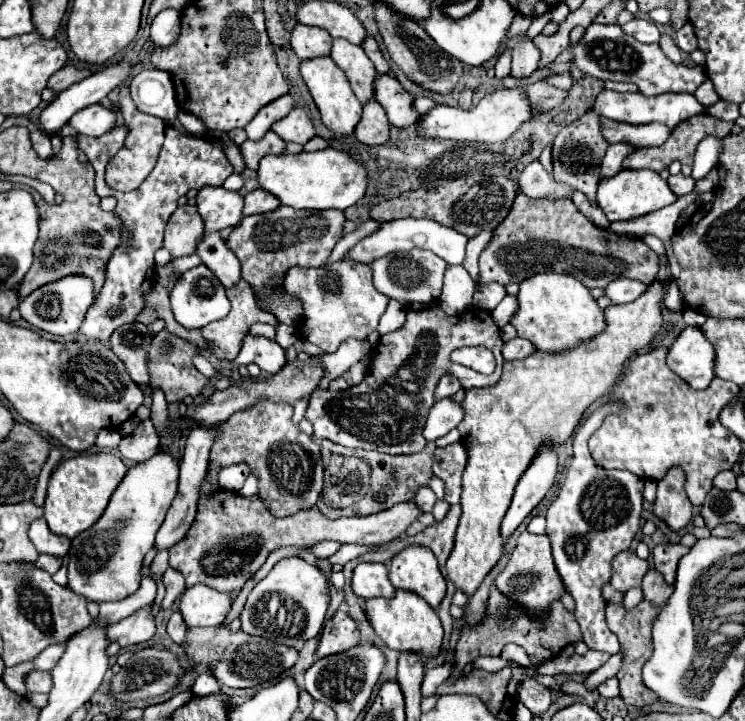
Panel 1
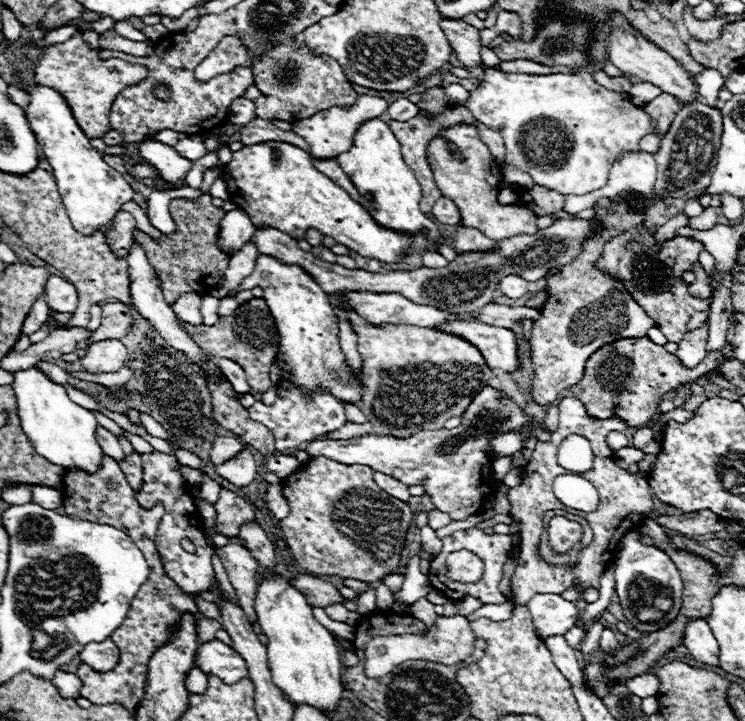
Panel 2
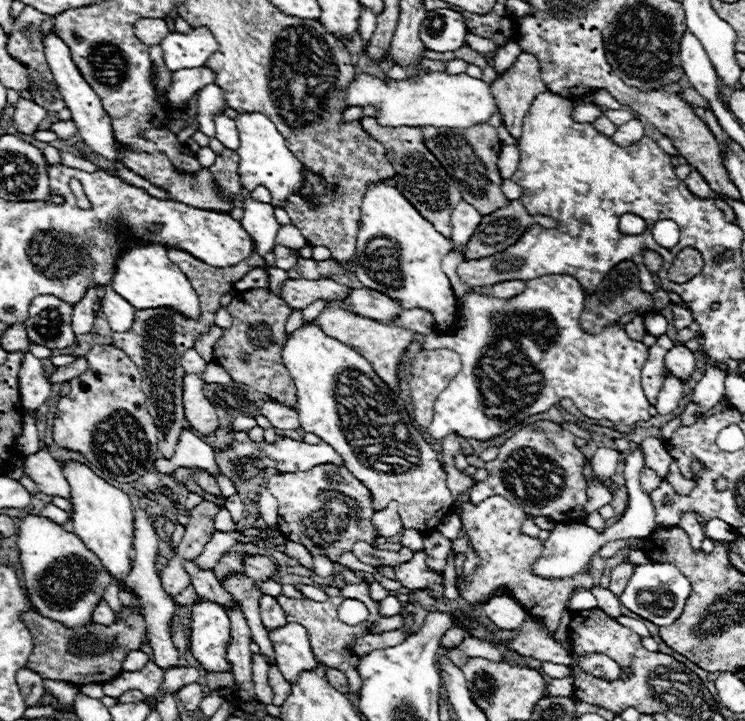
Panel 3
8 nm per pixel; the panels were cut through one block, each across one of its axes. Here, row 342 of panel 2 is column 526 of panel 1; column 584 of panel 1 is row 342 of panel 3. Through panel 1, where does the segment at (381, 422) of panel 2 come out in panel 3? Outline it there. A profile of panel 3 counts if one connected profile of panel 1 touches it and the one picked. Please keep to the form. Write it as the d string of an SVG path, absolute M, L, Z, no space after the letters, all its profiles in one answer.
M328 306L326 310L320 312L320 316L314 320L316 326L320 326L320 330L324 330L324 334L344 342L346 346L352 346L358 354L362 354L374 368L374 372L388 382L388 386L392 390L398 390L398 380L396 380L396 370L400 364L400 356L406 350L406 346L416 338L416 334L412 330L400 328L400 326L392 326L392 324L382 324L378 320L372 318L364 318L358 314L352 314L340 306Z

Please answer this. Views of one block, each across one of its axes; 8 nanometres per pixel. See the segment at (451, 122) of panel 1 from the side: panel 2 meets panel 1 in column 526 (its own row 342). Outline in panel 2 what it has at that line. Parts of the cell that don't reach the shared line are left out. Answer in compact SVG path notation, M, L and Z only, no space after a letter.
M104 340L94 342L86 348L86 354L82 356L82 368L90 374L102 374L102 372L118 372L126 364L126 348L120 340Z

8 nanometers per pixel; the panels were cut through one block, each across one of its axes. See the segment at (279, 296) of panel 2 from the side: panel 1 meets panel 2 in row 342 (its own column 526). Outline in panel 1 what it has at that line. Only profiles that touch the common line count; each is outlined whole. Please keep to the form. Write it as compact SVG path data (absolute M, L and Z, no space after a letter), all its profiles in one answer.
M534 274L528 280L520 282L518 292L518 312L510 322L520 338L530 340L536 350L548 354L560 354L576 348L582 342L604 332L604 310L592 298L590 290L570 274Z

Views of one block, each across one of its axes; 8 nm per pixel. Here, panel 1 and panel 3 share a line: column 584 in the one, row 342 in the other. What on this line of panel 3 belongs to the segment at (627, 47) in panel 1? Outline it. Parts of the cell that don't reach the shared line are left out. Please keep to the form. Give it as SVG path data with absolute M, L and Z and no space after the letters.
M36 296L30 304L30 316L24 322L28 340L50 350L62 350L74 344L72 306L56 296Z

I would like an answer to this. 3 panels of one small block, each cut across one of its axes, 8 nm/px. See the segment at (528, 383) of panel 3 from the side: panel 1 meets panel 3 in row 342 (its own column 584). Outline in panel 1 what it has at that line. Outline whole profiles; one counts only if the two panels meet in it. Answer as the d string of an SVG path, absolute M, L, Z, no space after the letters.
M605 404L597 408L579 427L573 437L573 458L568 466L564 484L556 500L546 510L548 538L552 542L552 556L556 570L564 582L566 592L576 602L576 622L582 630L582 642L590 650L616 654L620 644L608 630L604 610L606 600L602 598L602 586L610 582L612 560L618 552L630 548L636 532L640 530L642 512L642 486L644 480L628 470L606 470L594 464L588 452L588 440L598 429L608 412L618 412L620 404Z

